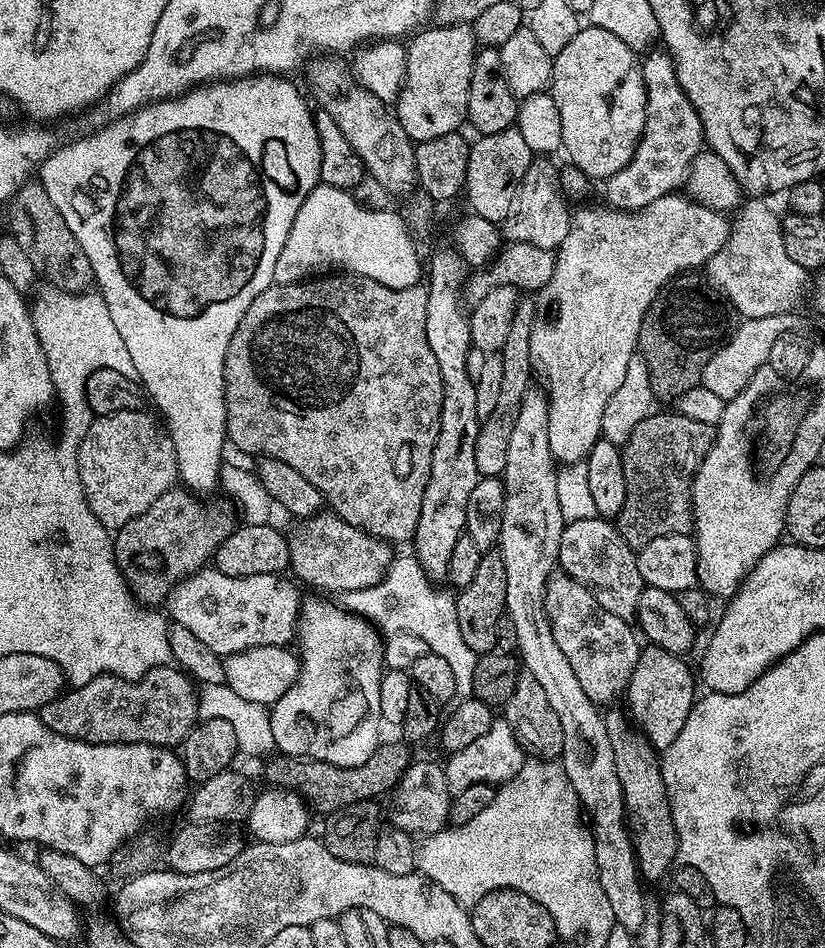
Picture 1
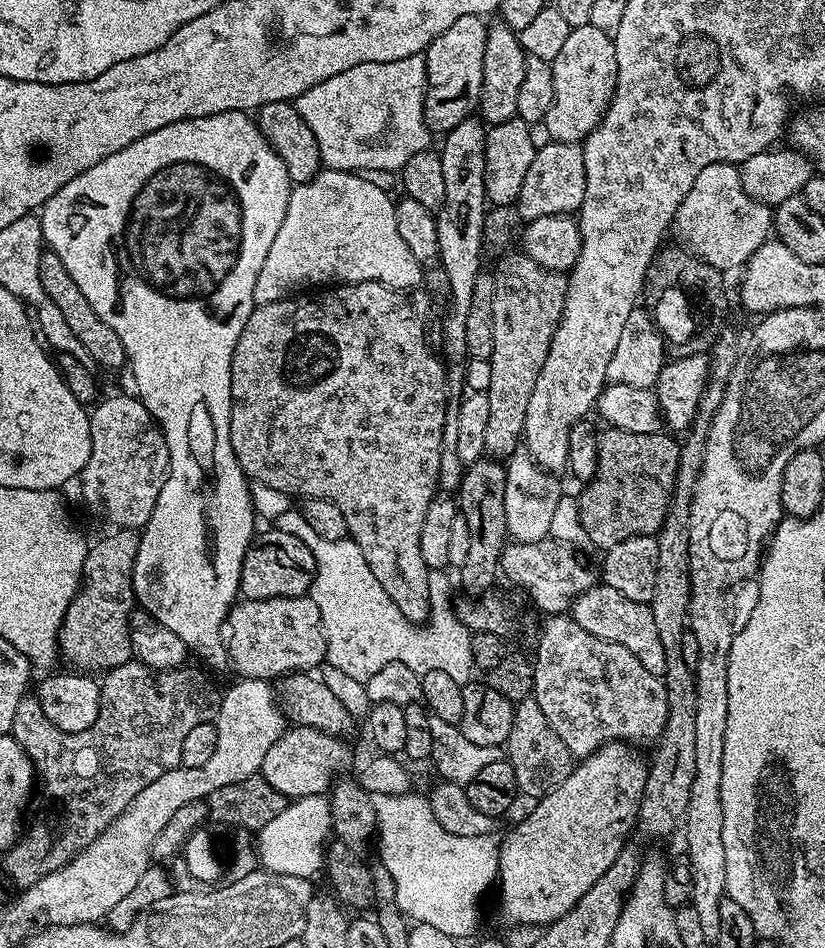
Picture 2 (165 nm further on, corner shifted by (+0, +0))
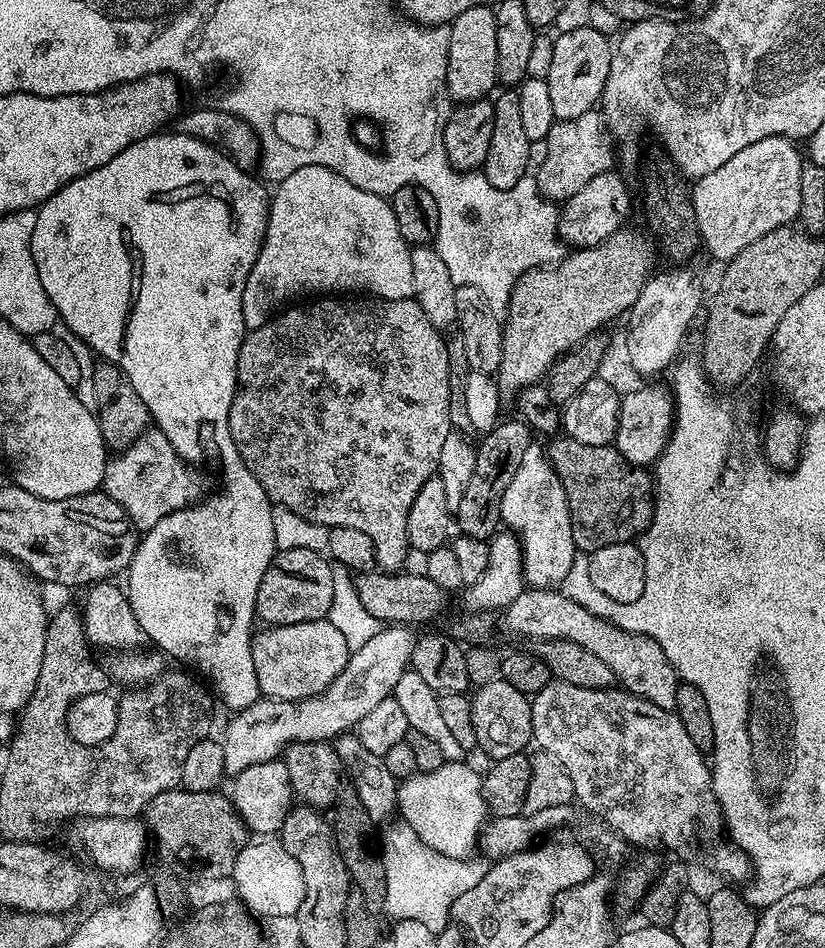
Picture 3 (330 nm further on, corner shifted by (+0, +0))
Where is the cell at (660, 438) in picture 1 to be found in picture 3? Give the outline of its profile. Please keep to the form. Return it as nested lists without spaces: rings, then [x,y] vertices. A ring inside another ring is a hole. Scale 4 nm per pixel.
[[[556,438],[547,445],[548,460],[562,482],[574,530],[574,542],[581,553],[597,552],[602,546],[627,544],[647,532],[652,522],[654,480],[643,467],[630,467],[615,447],[586,446],[567,438]]]

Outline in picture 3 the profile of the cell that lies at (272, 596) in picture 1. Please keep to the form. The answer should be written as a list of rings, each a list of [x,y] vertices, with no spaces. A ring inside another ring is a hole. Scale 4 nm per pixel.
[[[329,619],[298,622],[297,625],[264,626],[253,635],[252,654],[254,674],[258,674],[261,697],[270,700],[309,700],[311,696],[321,696],[348,664],[350,651],[346,639],[337,626]]]

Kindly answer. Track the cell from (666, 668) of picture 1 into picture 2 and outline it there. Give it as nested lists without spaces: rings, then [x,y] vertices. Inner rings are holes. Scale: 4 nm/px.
[[[627,742],[603,744],[598,751],[583,757],[573,767],[571,774],[550,794],[539,797],[528,812],[525,820],[520,820],[516,828],[508,832],[505,840],[499,841],[500,857],[498,866],[498,889],[500,888],[500,912],[512,924],[553,924],[565,916],[614,866],[614,858],[626,847],[624,840],[631,828],[637,827],[640,818],[640,803],[646,790],[646,778],[650,767],[647,759],[639,756],[639,751]]]

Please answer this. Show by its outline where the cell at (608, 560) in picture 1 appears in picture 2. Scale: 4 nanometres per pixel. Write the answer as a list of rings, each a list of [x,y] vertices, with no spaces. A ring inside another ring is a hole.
[[[551,538],[533,544],[509,542],[504,545],[500,572],[517,580],[544,614],[564,614],[569,611],[572,601],[594,583],[591,570],[580,556],[583,555],[576,548]]]

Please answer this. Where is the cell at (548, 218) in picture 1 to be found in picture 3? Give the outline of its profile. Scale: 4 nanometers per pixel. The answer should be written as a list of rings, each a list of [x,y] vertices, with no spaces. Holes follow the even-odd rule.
[[[599,111],[580,114],[570,120],[557,120],[546,141],[548,149],[544,152],[544,161],[534,172],[540,195],[553,202],[563,202],[587,186],[590,178],[613,171],[611,144],[614,144],[613,137]]]

